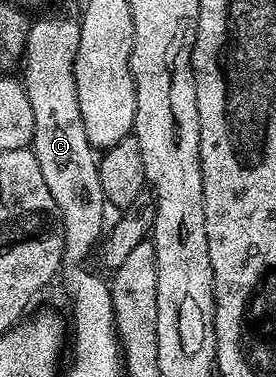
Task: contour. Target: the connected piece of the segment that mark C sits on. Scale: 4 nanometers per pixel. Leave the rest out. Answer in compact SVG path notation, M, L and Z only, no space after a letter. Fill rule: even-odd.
M44 17L41 21L33 20L28 26L28 38L24 48L22 84L30 99L30 111L34 111L34 135L30 146L38 159L38 167L42 167L42 179L46 179L46 187L50 187L50 195L54 195L54 203L60 212L64 224L64 260L65 264L82 260L88 252L97 248L98 242L105 236L104 207L106 200L99 183L99 160L97 150L86 139L82 117L78 111L78 95L74 79L74 63L80 38L80 22L73 17Z

